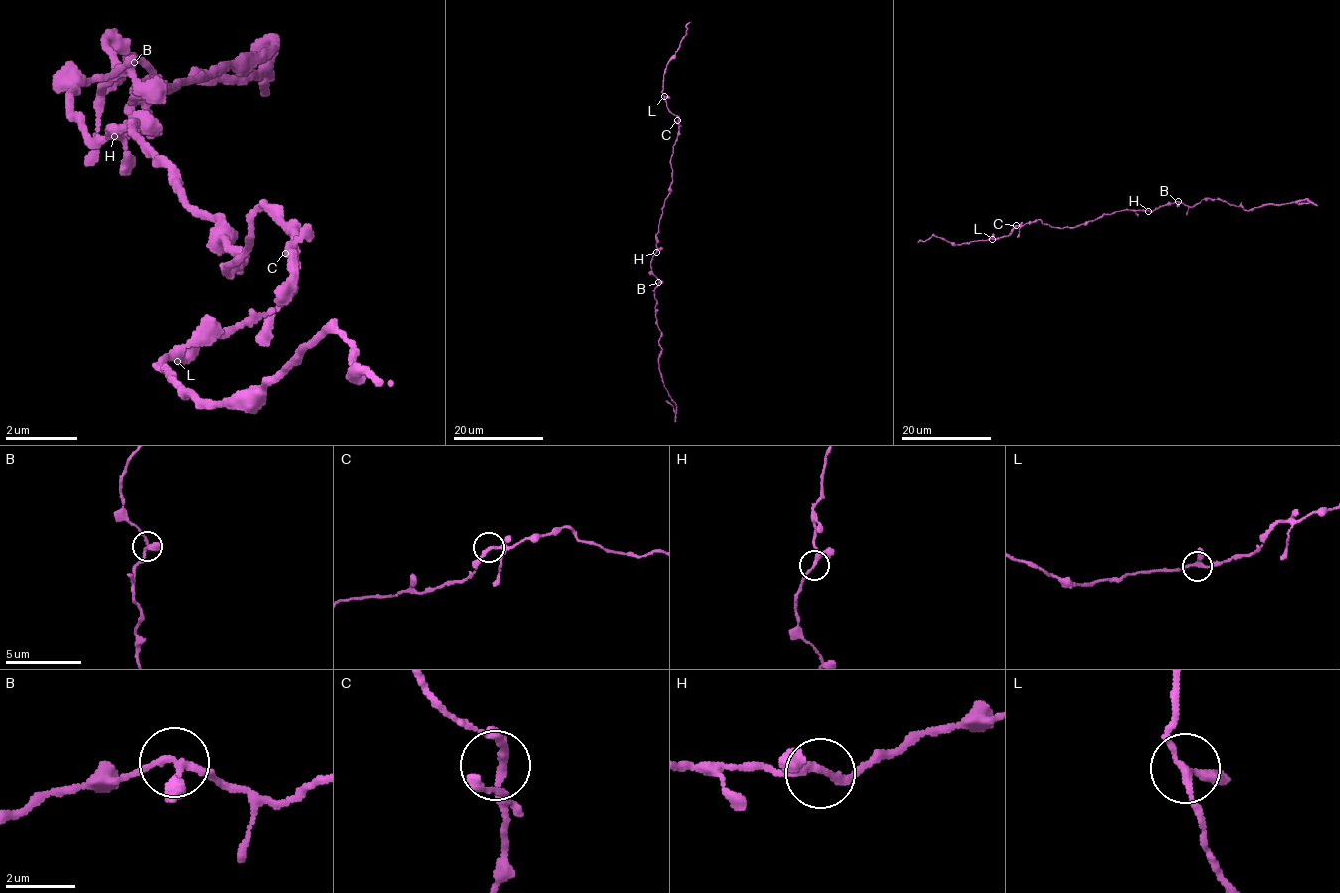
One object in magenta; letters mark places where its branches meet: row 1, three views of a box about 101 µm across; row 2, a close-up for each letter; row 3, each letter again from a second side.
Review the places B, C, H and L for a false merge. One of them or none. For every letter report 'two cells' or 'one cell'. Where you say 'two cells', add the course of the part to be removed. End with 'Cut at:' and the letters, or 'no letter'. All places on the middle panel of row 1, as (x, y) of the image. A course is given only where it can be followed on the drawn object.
B: one cell
C: one cell
H: one cell
L: one cell
Cut at: no letter

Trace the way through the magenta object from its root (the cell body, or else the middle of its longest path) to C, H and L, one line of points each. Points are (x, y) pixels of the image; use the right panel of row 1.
C: (1115, 211), (1075, 227), (1054, 228), (1039, 220), (1016, 225)
H: (1115, 211), (1148, 211)
L: (1115, 211), (1075, 227), (1054, 228), (1036, 220), (1017, 225), (1007, 236), (992, 239)

